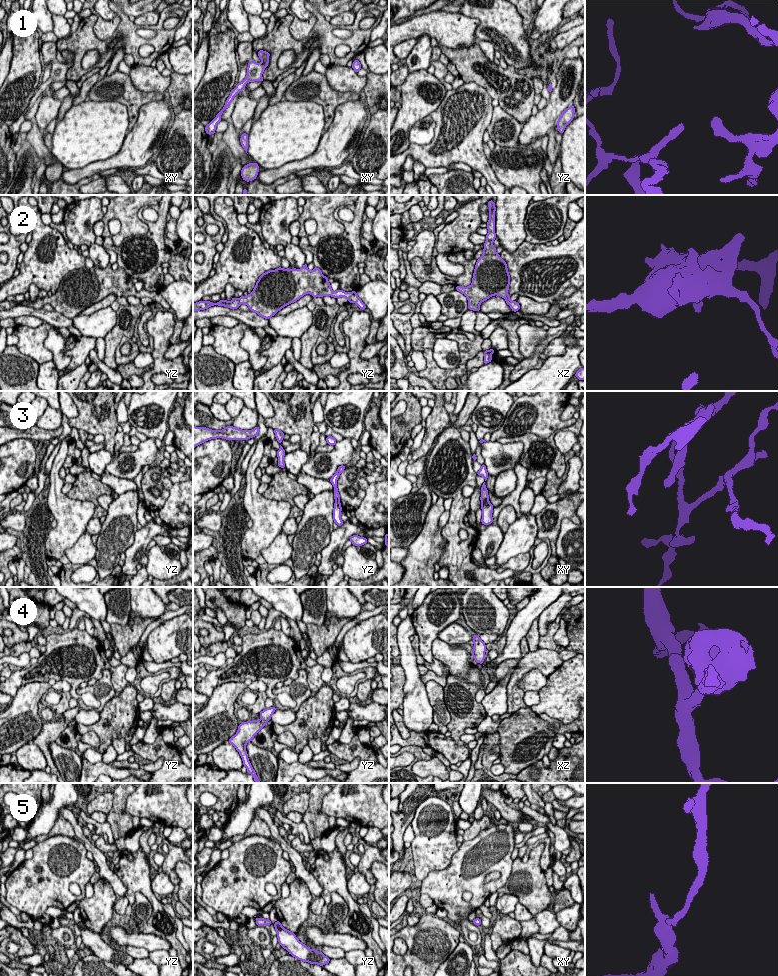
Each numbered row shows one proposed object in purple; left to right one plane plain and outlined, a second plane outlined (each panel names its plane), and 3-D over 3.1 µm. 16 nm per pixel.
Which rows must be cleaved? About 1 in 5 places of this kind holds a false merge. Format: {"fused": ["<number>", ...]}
{"fused": ["3"]}

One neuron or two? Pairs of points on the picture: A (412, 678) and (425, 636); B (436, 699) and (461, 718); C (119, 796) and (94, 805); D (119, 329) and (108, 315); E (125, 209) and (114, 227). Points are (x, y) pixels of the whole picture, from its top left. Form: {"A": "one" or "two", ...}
{"A": "two", "B": "two", "C": "two", "D": "two", "E": "two"}

